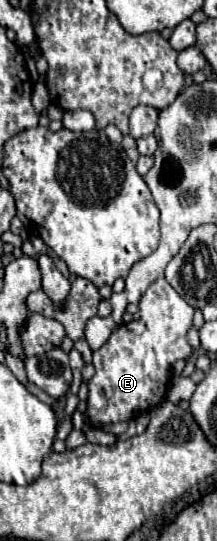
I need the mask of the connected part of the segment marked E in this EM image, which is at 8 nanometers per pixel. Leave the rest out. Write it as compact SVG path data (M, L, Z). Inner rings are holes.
M161 277L149 285L139 301L139 321L123 323L111 333L105 345L93 351L95 375L88 382L87 417L94 426L111 425L117 421L131 421L131 417L143 413L149 407L159 405L167 397L171 365L177 359L189 359L193 347L187 341L187 331L193 327L195 309Z

